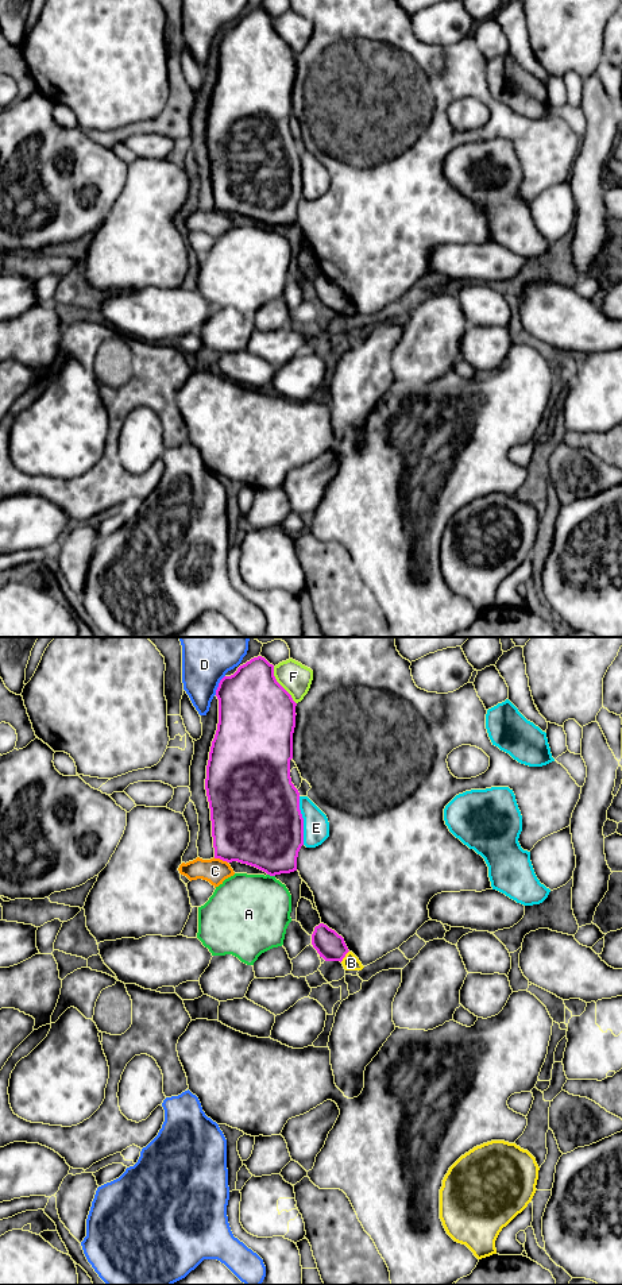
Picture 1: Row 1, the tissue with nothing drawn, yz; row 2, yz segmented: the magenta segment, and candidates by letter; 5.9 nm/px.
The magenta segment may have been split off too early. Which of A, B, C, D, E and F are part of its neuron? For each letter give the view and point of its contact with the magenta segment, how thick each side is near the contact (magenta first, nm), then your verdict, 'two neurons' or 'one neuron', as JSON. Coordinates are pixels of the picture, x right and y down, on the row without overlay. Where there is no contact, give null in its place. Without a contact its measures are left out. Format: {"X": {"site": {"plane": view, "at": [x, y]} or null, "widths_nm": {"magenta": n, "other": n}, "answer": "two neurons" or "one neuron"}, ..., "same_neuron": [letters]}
{"A": {"site": {"plane": "yz", "at": [271, 227]}, "widths_nm": {"magenta": 420, "other": 440}, "answer": "two neurons"}, "B": {"site": {"plane": "yz", "at": [344, 308]}, "widths_nm": {"magenta": 170, "other": 100}, "answer": "two neurons"}, "C": {"site": {"plane": "yz", "at": [220, 211]}, "widths_nm": {"magenta": 440, "other": 150}, "answer": "two neurons"}, "D": {"site": {"plane": "yz", "at": [219, 37]}, "widths_nm": {"magenta": 420, "other": 260}, "answer": "two neurons"}, "E": {"site": {"plane": "yz", "at": [302, 173]}, "widths_nm": {"magenta": 500, "other": 160}, "answer": "two neurons"}, "F": {"site": {"plane": "yz", "at": [281, 38]}, "widths_nm": {"magenta": 460, "other": 180}, "answer": "two neurons"}, "same_neuron": []}

